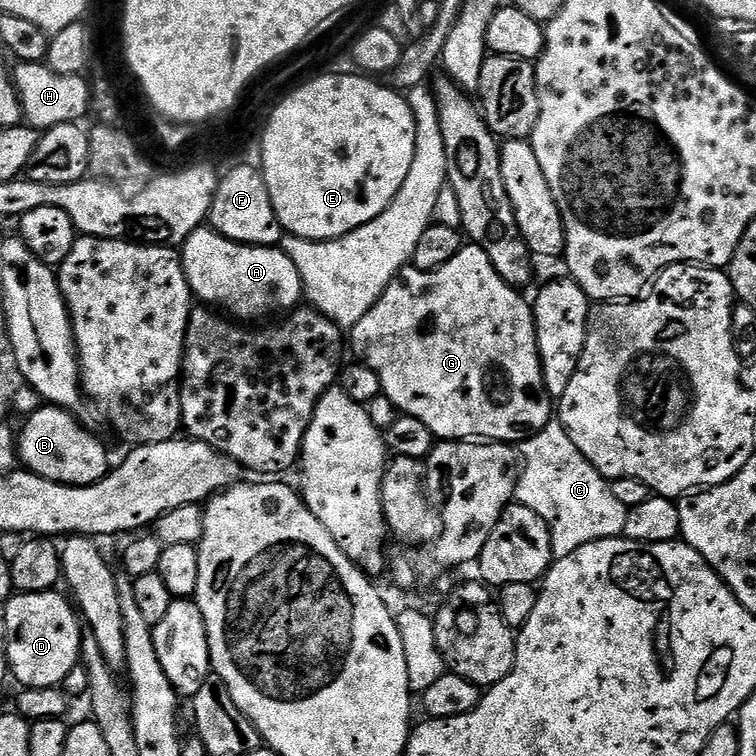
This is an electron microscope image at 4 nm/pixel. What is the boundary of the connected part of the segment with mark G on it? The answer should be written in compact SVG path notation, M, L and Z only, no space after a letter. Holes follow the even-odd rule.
M465 243L450 262L446 262L441 268L435 268L429 272L423 272L411 266L403 268L390 282L390 286L382 294L382 298L358 322L350 329L350 348L356 351L355 359L366 363L370 370L374 370L380 376L380 386L383 395L394 402L394 406L403 415L418 418L418 422L432 431L433 437L444 442L496 442L515 445L517 442L529 440L534 434L538 434L541 426L549 423L554 416L554 404L548 391L544 388L542 378L542 366L540 365L540 351L536 345L536 318L534 308L519 296L521 294L515 287L507 284L491 264L490 258L484 249L476 243ZM404 328L428 328L428 332L407 332Z

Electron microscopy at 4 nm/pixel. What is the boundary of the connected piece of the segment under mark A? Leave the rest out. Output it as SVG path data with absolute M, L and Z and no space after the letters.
M201 226L184 241L182 259L193 297L201 305L215 306L240 322L260 322L275 317L275 312L287 314L304 296L298 266L276 246L254 248L251 244L239 244L219 236L211 227Z

